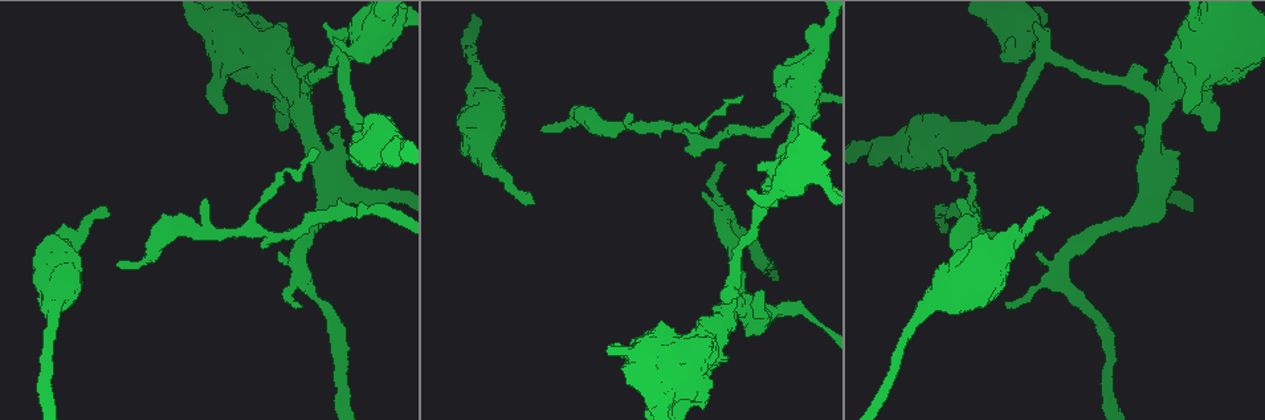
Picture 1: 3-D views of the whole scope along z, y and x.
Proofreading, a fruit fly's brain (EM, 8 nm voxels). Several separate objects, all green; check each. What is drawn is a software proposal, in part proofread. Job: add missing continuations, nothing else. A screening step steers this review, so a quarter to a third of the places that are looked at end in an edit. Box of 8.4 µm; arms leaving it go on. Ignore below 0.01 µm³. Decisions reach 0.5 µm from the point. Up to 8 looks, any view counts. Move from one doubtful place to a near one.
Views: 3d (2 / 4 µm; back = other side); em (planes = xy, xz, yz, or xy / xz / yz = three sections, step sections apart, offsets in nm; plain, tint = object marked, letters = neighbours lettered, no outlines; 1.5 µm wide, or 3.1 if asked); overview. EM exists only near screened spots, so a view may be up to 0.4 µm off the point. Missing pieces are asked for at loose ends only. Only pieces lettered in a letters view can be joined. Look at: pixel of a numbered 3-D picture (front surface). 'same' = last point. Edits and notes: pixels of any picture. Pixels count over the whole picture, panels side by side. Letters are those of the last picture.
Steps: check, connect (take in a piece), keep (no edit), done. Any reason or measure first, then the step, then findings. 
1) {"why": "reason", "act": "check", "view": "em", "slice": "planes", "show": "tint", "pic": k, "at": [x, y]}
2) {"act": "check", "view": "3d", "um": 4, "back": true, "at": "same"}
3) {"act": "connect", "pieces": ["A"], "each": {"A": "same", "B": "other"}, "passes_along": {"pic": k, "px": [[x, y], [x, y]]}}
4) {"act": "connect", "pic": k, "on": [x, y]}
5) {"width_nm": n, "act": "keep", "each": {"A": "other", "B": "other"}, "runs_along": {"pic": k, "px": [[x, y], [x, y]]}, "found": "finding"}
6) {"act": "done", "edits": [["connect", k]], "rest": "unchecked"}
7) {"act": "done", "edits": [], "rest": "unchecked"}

{"why": "an open end", "act": "check", "view": "em", "slice": "yz", "step": 4, "show": "letters", "pic": 1, "at": [352, 161]}

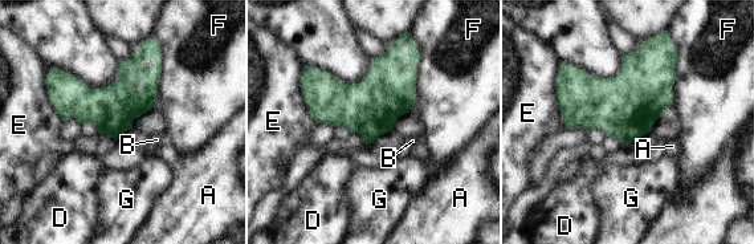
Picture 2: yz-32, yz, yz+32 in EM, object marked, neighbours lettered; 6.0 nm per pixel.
{"why": "cut it another way", "act": "check", "view": "em", "slice": "planes", "show": "letters", "at": "same"}

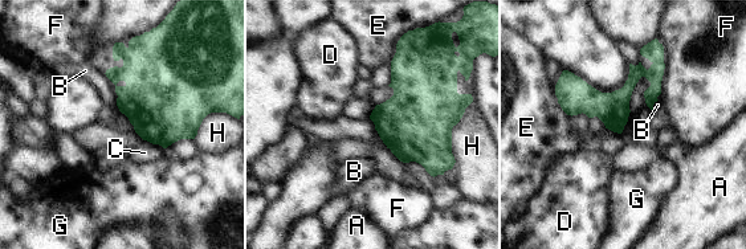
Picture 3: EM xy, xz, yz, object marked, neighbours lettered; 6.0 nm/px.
{"longest_contact_nm": ["H", 280], "act": "keep", "each": {"A": "other", "B": "other", "C": "other", "D": "other", "E": "other", "F": "other", "G": "other", "H": "other"}, "border": {"pic": 3, "px": [[142, 138], [164, 149]]}, "found": "none of them fits"}

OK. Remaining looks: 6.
{"why": "free end", "act": "check", "view": "3d", "um": 4, "pic": 1, "at": [122, 261]}

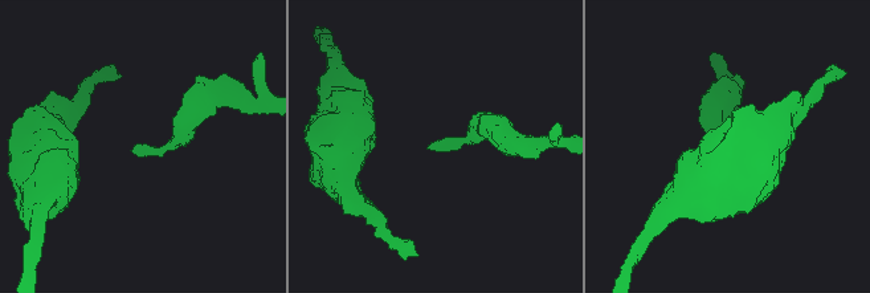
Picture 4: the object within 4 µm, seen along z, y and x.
{"why": "now the EM", "act": "check", "view": "em", "slice": "yz", "step": 8, "show": "tint", "pic": 4, "at": [431, 142]}

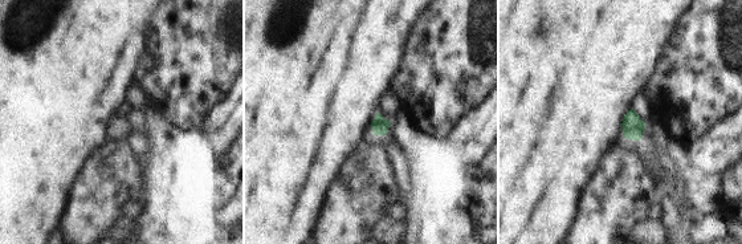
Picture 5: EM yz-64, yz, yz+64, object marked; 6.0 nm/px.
{"act": "check", "view": "em", "slice": "yz", "step": 8, "show": "letters", "at": "same"}

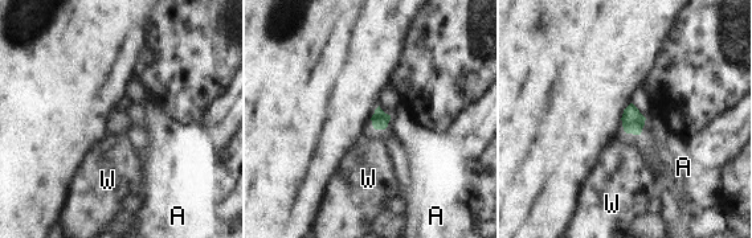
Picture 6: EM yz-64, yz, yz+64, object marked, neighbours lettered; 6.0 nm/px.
{"act": "keep", "each": {"A": "other", "W": "other"}, "border": {"pic": 6, "px": [[625, 131], [640, 135]]}, "found": "none of them fits"}

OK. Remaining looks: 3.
{"act": "check", "view": "3d", "um": 2, "pic": 1, "at": [110, 214]}

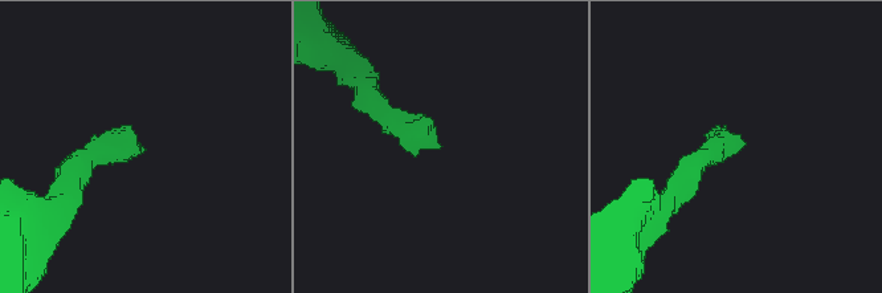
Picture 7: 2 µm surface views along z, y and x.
{"act": "check", "view": "em", "slice": "planes", "show": "letters", "pic": 7, "at": [731, 151]}

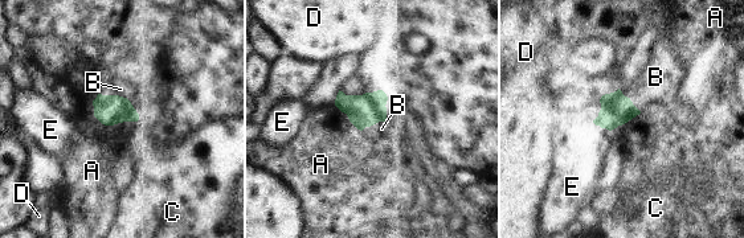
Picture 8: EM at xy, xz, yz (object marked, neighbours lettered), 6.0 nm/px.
{"longest_contact_nm": ["A", 300], "act": "connect", "pieces": ["B"], "each": {"A": "other", "B": "same", "C": "other", "D": "other", "E": "other"}, "passes_along": {"pic": 8, "px": [[110, 110], [113, 95], [121, 89]]}, "found": "the cell continues"}

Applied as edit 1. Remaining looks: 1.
{"act": "done", "edits": [["connect", 8]], "rest": "unchecked"}

